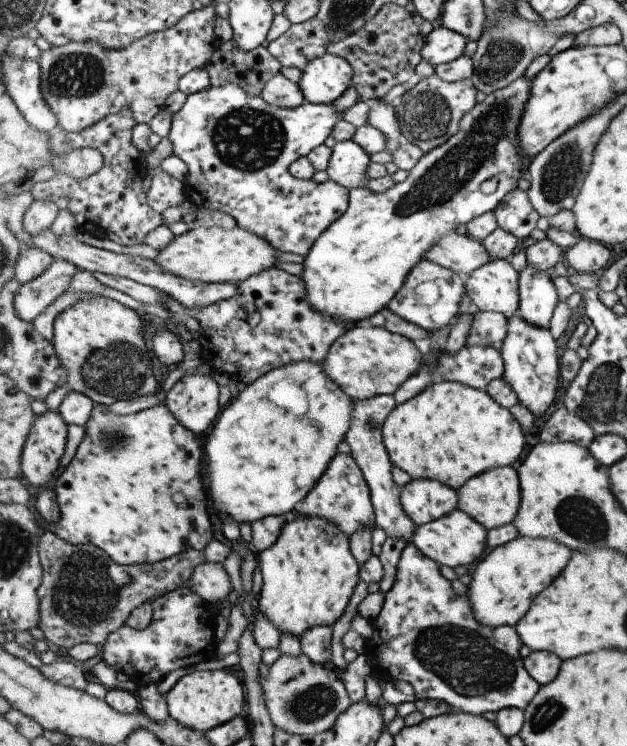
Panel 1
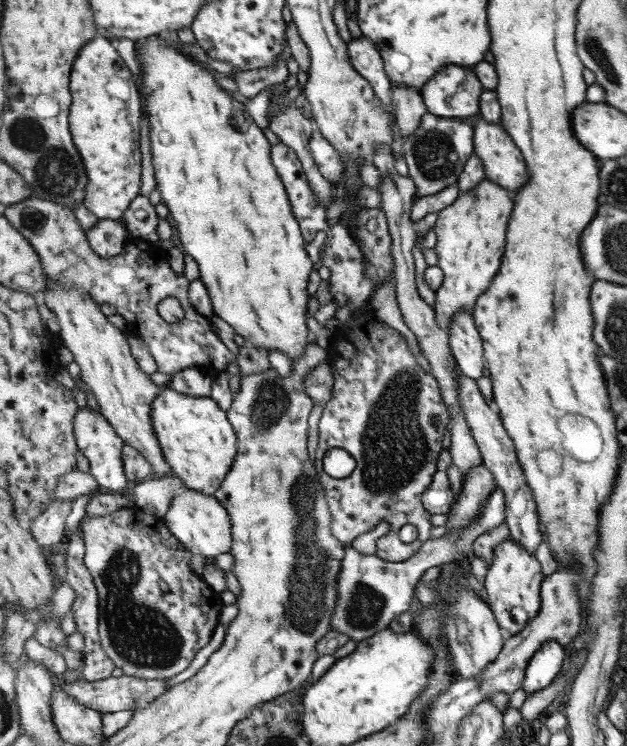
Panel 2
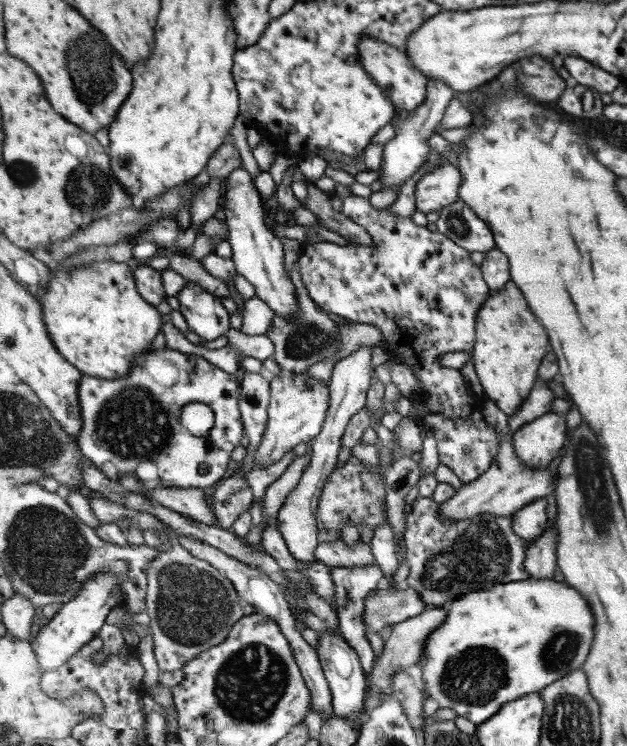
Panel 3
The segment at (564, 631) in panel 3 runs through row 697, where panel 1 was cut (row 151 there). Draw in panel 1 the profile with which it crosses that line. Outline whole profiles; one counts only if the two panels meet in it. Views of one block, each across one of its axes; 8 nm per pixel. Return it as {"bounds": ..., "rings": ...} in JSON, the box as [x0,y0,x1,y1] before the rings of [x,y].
{"bounds":[304,78,533,324],"rings":[[[519,78],[493,94],[488,94],[482,102],[465,114],[461,120],[459,132],[449,138],[443,146],[435,148],[419,160],[409,178],[397,183],[391,190],[377,194],[368,188],[353,188],[348,212],[321,235],[304,259],[305,286],[307,300],[313,310],[321,316],[333,318],[333,322],[354,324],[363,319],[370,319],[387,308],[397,296],[404,282],[408,280],[413,268],[423,261],[423,256],[451,232],[457,232],[459,226],[465,226],[487,212],[494,211],[504,198],[519,188],[521,178],[526,178],[526,171],[532,159],[523,154],[519,144],[519,126],[525,106],[531,98],[533,80]]]}

